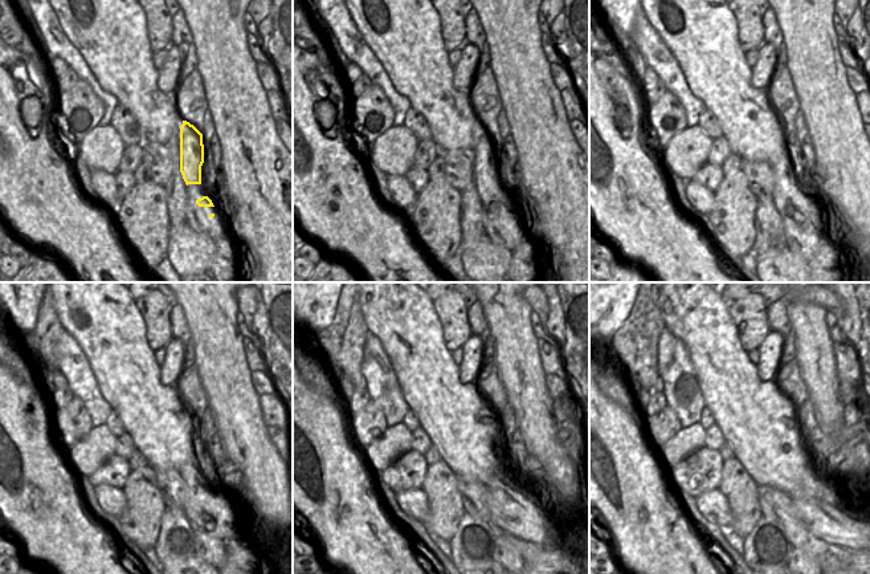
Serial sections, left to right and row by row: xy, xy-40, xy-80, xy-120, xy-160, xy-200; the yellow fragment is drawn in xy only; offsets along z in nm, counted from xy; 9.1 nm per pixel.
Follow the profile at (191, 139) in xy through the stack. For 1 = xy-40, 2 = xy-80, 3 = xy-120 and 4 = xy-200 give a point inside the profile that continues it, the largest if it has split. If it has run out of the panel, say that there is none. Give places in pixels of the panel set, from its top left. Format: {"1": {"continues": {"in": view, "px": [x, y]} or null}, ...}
{"1": {"continues": {"in": "xy-40", "px": [487, 157]}}, "2": {"continues": {"in": "xy-80", "px": [785, 186]}}, "3": {"continues": {"in": "xy-120", "px": [221, 515]}}, "4": {"continues": {"in": "xy-200", "px": [832, 524]}}}

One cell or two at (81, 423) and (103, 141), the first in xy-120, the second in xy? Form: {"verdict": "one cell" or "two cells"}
{"verdict": "two cells"}

